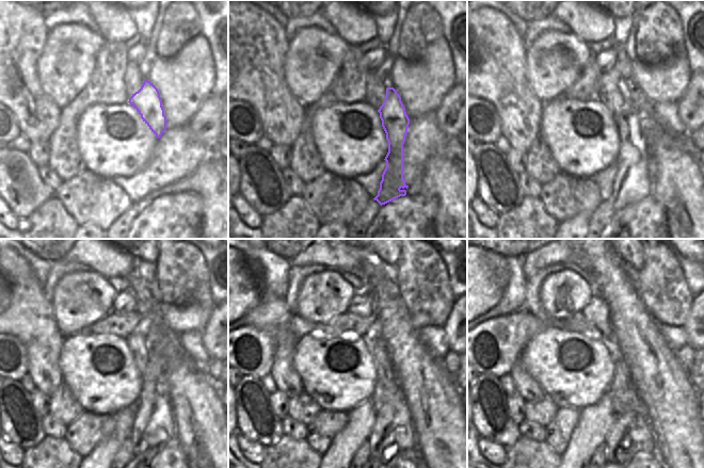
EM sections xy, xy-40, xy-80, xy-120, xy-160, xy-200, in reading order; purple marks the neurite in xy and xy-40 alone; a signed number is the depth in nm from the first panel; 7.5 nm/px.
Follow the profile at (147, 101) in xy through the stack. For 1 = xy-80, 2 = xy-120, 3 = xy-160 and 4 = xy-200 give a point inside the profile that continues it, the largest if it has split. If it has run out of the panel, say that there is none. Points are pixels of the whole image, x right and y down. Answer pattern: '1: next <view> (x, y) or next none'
1: next xy-80 (633, 162)
2: next xy-120 (153, 409)
3: next xy-160 (384, 434)
4: next xy-200 (628, 436)

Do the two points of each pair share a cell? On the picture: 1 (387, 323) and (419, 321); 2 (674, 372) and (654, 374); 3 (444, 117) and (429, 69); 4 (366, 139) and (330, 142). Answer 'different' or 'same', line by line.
1: different
2: same
3: different
4: same

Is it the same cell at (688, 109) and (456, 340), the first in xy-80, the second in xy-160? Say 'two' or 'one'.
one

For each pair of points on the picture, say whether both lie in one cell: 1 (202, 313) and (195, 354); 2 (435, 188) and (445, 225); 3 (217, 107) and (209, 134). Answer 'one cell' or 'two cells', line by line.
1: two cells
2: one cell
3: one cell

